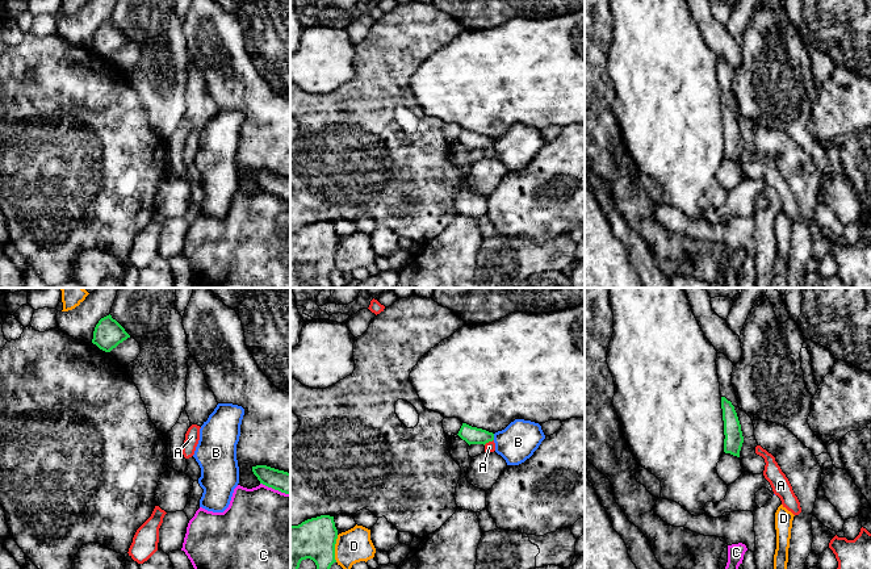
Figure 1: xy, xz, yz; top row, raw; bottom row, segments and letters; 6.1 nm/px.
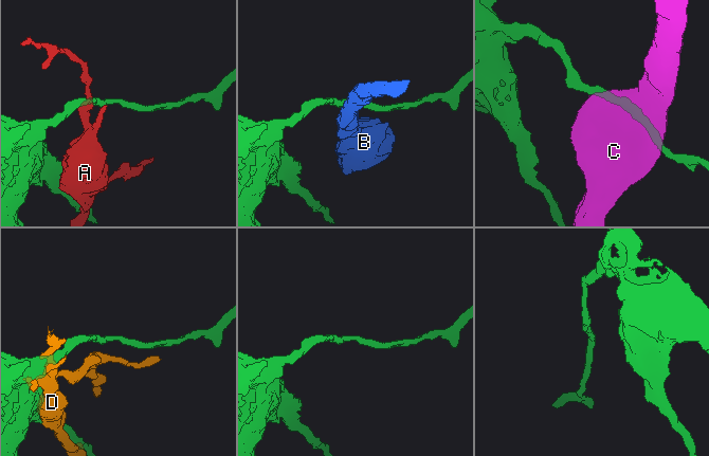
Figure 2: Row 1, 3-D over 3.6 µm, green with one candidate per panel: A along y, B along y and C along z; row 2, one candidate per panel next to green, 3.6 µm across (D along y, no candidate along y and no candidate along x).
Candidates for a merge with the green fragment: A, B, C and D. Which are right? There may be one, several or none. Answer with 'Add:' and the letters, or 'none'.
Add: none

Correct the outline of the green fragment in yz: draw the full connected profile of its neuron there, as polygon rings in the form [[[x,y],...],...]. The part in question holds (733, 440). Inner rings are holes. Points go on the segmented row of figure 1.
[[[721,397],[723,421],[724,421],[724,452],[740,457],[744,443],[741,424],[734,406],[725,397]]]

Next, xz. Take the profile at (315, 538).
[[[321,515],[290,526],[290,569],[310,558],[317,569],[330,569],[335,560],[338,530],[334,516]]]

